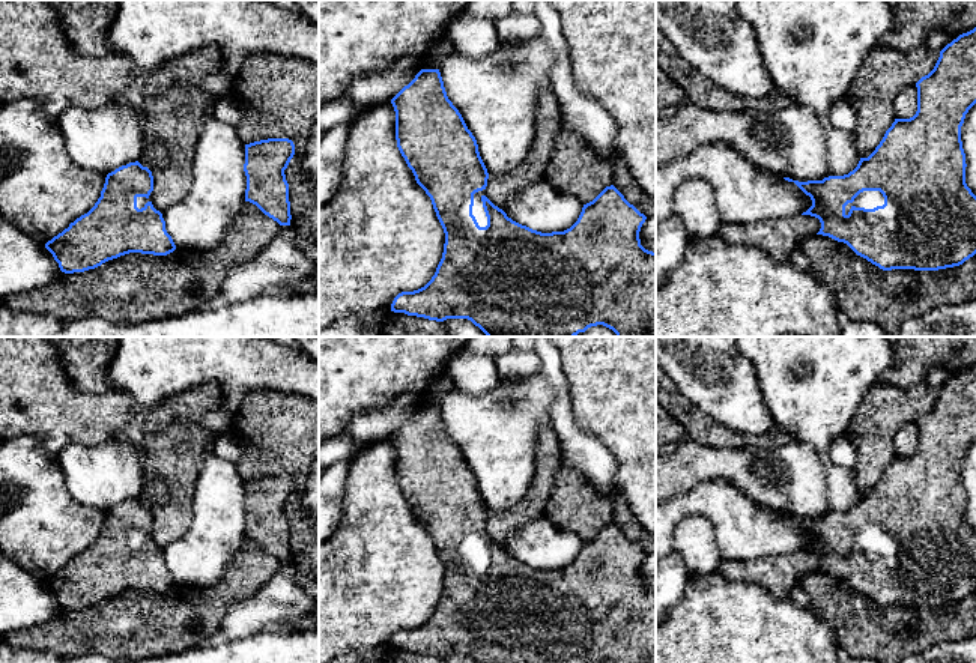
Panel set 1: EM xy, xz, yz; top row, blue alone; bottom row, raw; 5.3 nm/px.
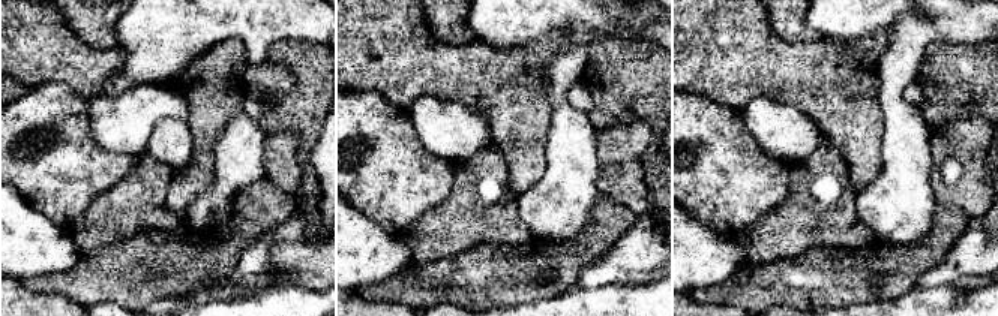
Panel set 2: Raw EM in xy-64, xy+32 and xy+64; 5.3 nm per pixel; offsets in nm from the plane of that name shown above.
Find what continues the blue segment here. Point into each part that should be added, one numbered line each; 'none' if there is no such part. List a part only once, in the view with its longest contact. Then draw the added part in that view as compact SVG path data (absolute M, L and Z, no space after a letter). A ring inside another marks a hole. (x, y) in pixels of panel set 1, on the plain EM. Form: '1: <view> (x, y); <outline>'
1: yz (868, 535); M863 528L854 535L853 540L848 540L845 543L845 552L848 552L848 549L853 543L874 546L874 544L883 543L883 541L884 541L884 534L880 528Z

